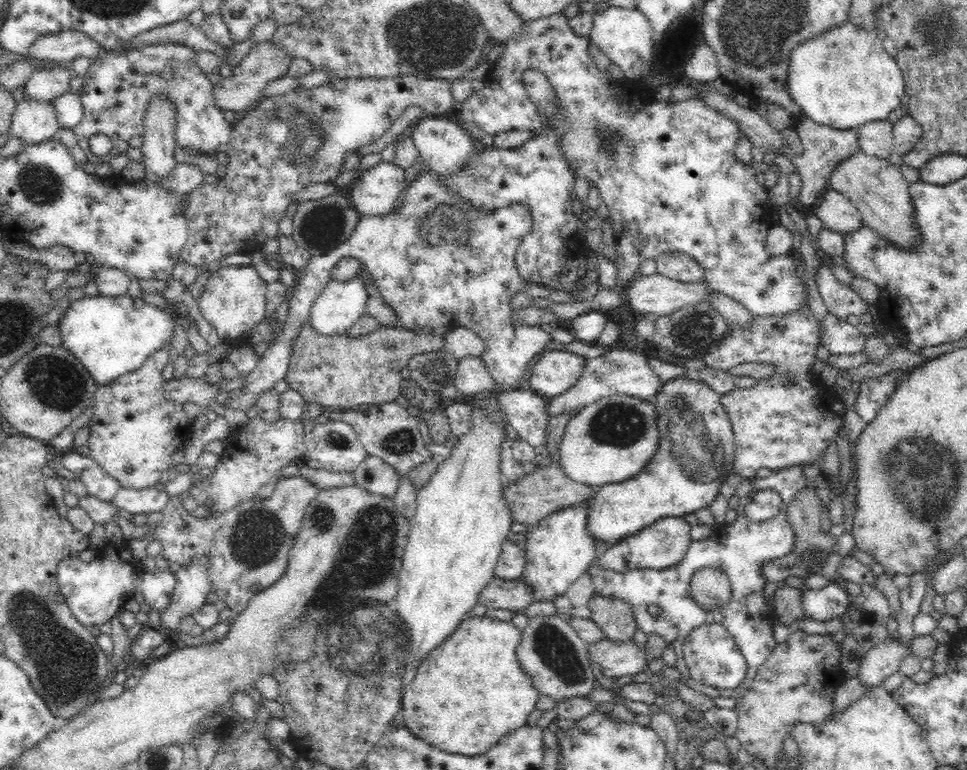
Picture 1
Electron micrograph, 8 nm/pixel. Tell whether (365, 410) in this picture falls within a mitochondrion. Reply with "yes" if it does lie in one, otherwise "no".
no

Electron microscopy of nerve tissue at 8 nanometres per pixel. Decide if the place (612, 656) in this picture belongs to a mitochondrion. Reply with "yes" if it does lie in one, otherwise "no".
no

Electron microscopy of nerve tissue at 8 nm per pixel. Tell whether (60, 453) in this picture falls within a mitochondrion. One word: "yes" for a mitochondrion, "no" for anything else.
no

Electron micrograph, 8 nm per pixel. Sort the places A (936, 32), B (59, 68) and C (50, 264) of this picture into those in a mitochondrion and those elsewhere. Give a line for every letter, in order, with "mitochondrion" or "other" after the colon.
A: mitochondrion
B: other
C: other

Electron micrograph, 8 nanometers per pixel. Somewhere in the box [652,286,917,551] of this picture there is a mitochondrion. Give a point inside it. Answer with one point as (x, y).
(699, 454)

